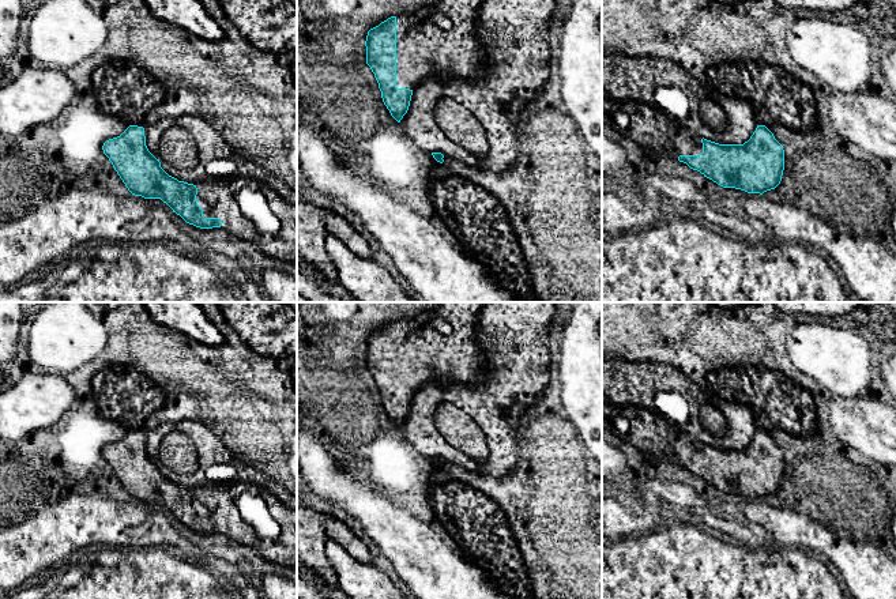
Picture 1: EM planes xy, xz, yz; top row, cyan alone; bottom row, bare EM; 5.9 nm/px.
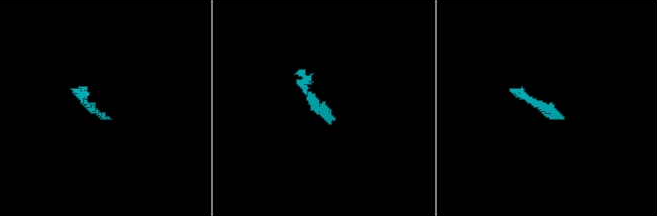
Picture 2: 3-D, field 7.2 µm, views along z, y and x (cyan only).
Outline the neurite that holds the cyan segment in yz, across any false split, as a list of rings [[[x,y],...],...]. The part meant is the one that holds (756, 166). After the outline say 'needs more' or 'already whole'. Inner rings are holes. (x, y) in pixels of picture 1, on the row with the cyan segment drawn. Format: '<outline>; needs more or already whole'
[[[602,98],[602,124],[614,125],[611,114],[625,112],[630,118],[626,133],[645,151],[686,163],[723,188],[735,188],[748,193],[763,195],[775,189],[784,170],[784,150],[765,125],[757,125],[756,131],[743,144],[719,144],[707,140],[682,125],[658,106],[640,101],[614,102]]]; needs more

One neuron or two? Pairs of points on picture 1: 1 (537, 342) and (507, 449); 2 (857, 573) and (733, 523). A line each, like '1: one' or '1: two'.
1: one
2: one

